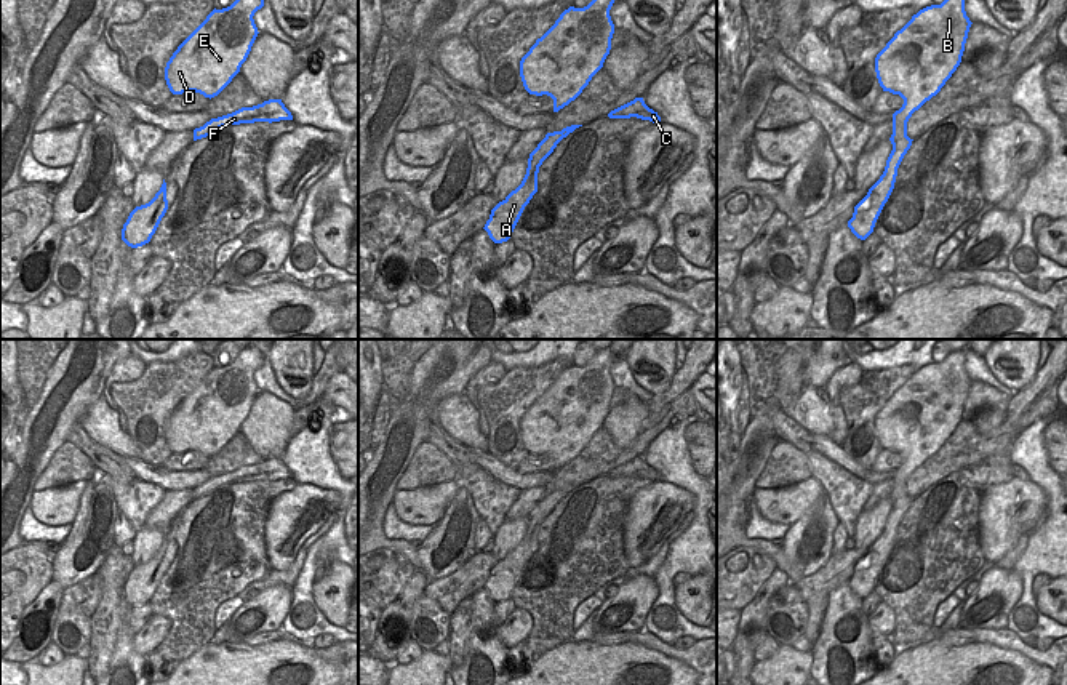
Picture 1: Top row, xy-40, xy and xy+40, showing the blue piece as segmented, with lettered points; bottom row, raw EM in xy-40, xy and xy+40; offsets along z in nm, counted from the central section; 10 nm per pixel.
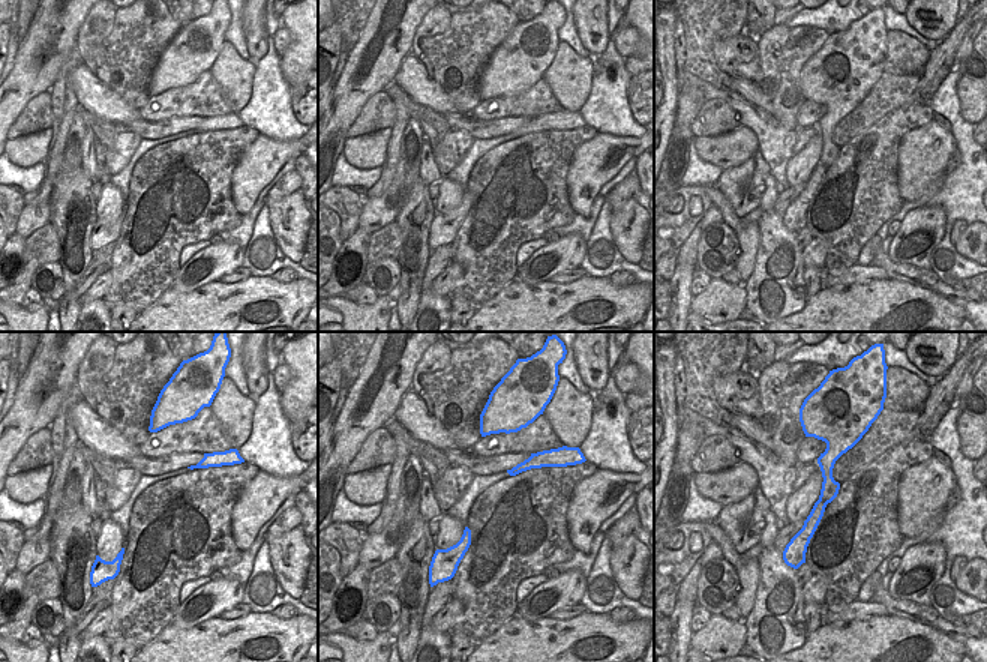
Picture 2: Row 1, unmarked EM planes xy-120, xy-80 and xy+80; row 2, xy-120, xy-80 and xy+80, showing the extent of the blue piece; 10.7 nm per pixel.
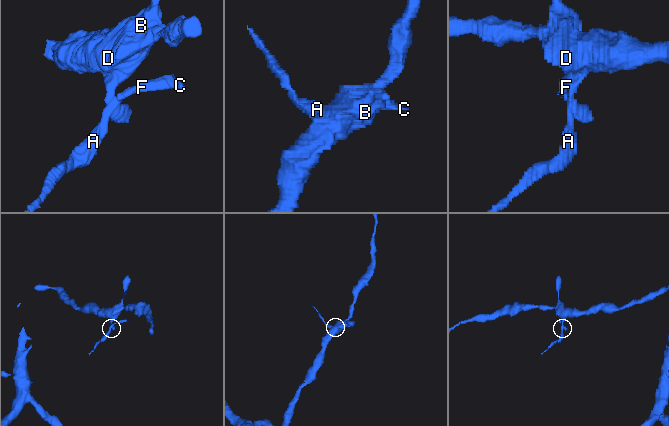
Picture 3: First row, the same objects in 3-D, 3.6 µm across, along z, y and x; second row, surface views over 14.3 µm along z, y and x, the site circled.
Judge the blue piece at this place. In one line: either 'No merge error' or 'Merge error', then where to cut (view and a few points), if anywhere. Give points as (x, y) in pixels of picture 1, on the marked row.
Merge error. Split along xy+40 (893, 148), (906, 152)

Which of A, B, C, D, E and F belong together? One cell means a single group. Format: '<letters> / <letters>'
A C F / B D E

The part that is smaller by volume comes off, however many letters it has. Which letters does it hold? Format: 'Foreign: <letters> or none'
Foreign: A, C, F

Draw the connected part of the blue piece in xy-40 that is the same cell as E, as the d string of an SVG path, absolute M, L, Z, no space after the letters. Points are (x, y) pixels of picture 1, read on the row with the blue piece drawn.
M235 0L227 8L214 8L166 62L170 91L218 96L246 61L259 34L253 16L262 6L264 0Z

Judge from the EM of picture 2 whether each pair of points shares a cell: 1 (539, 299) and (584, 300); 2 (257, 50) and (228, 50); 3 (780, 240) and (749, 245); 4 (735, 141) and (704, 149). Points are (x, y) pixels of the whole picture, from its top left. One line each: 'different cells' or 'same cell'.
1: same cell
2: different cells
3: different cells
4: same cell

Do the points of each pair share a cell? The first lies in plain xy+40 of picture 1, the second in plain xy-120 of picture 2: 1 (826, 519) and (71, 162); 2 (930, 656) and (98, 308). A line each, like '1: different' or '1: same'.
1: same
2: different

